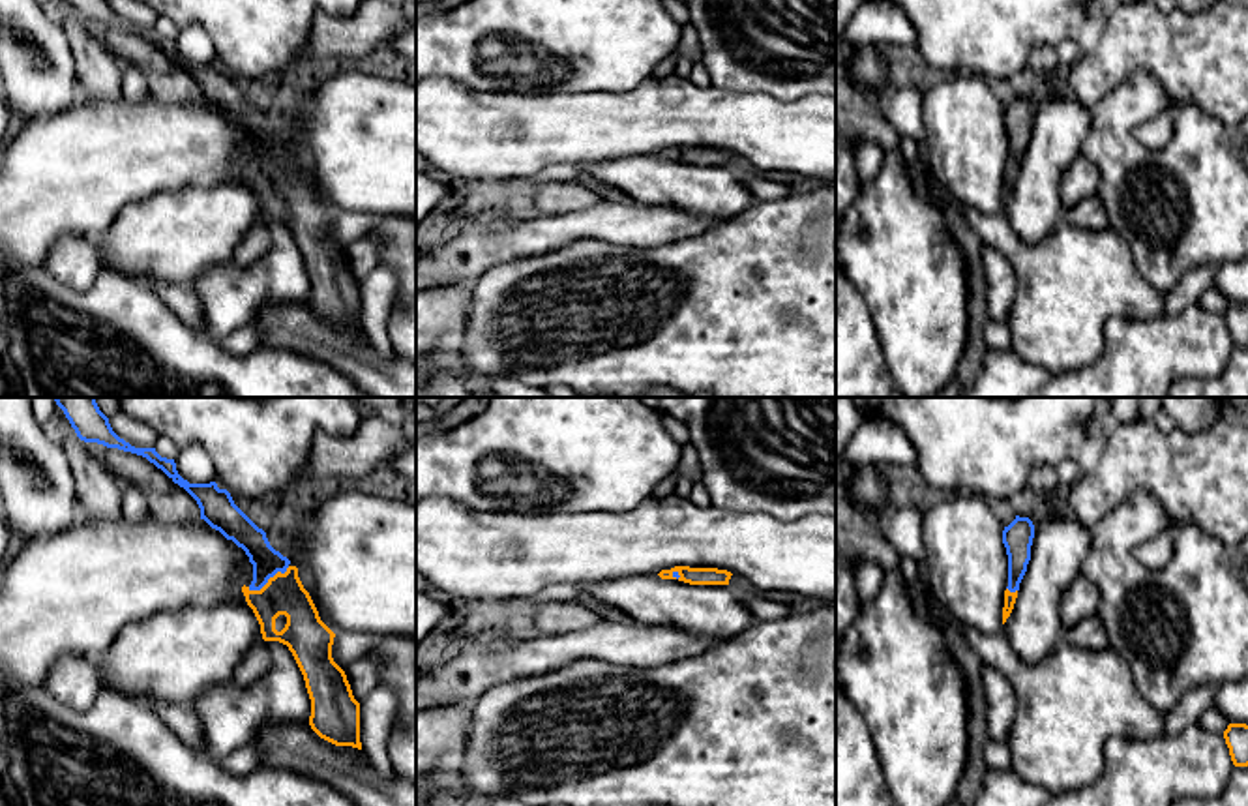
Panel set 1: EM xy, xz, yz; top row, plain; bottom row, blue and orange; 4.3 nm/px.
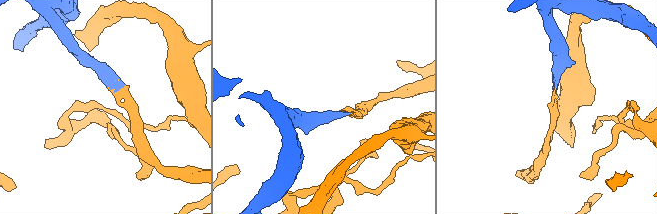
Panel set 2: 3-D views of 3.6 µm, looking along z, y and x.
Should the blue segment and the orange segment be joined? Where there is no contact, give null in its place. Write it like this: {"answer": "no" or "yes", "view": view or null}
{"answer": "yes", "view": "xy"}

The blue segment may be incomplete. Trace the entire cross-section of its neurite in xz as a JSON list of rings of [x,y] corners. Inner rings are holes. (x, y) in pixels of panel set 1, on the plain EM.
[[[675,146],[658,154],[661,159],[678,159],[690,165],[729,165],[731,152],[718,148]]]

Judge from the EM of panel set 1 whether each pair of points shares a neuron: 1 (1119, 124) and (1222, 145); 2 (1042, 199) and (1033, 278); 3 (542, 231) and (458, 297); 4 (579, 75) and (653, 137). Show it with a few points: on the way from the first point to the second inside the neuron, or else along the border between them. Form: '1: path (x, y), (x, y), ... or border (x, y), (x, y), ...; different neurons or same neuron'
1: path (1145, 107), (1173, 107), (1196, 130); same neuron
2: border (1005, 214), (1025, 242), (1039, 242), (1061, 218); different neurons
3: border (471, 282), (452, 282), (435, 287); different neurons
4: border (639, 83), (628, 90), (553, 94); different neurons

